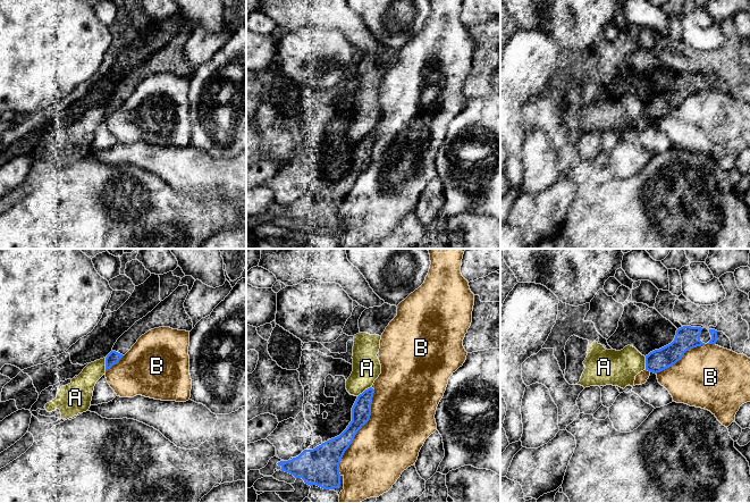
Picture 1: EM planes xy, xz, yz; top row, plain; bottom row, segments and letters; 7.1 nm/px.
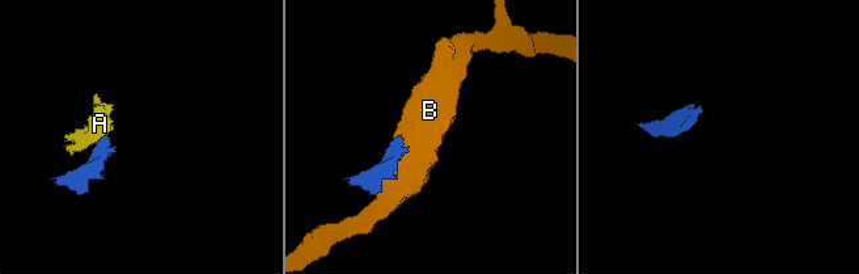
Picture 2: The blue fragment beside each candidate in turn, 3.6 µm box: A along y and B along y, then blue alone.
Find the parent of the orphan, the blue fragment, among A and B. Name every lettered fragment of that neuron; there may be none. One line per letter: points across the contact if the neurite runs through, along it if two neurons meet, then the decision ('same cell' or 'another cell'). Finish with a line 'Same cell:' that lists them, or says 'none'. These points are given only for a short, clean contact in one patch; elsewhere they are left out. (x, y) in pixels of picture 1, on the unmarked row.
A: border along xz (371, 132), (357, 142); another cell
B: another cell
Same cell: none

